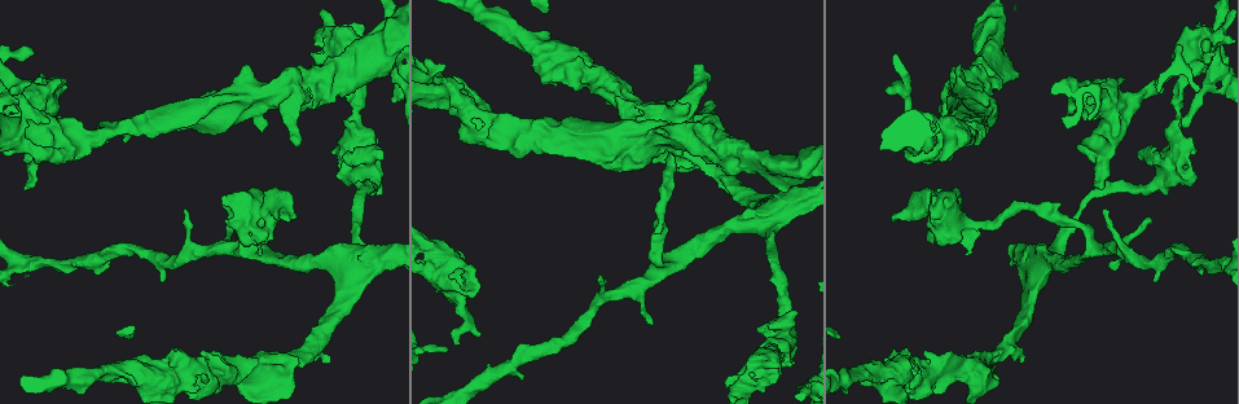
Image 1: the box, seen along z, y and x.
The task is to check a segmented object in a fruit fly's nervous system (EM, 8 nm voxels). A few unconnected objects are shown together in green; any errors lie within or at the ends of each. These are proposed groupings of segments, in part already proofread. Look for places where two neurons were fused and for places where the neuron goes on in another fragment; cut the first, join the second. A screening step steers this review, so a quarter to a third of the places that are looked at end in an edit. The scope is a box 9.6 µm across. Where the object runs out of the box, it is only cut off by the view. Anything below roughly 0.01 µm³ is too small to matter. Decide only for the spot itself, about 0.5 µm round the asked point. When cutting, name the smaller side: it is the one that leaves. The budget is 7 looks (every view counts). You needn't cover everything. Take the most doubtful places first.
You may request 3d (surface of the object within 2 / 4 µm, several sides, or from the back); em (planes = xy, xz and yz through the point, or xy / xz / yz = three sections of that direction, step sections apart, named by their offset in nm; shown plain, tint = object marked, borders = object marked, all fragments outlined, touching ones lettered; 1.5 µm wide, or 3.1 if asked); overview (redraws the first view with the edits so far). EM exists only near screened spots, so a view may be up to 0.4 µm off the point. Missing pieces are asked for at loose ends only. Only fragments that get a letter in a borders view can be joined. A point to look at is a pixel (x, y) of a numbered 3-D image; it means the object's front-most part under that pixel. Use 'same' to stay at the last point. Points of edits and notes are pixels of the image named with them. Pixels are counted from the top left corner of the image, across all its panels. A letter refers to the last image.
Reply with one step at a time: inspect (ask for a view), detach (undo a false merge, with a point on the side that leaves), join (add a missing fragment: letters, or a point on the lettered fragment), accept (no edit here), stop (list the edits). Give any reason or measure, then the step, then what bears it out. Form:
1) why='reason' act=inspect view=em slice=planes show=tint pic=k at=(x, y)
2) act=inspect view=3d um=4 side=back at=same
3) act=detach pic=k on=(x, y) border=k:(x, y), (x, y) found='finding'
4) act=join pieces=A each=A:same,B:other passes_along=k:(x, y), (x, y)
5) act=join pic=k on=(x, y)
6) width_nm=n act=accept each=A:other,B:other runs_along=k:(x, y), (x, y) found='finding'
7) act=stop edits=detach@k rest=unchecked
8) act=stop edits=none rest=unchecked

why='branch stops here' act=inspect view=em slice=xy step=8 show=borders pic=1 at=(298, 144)

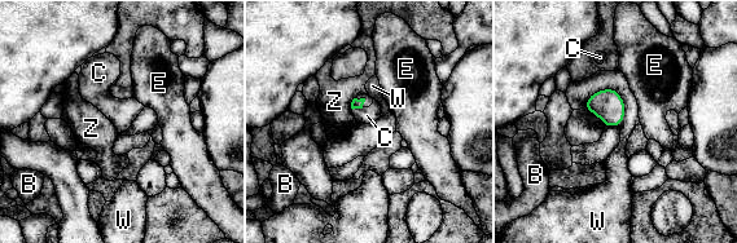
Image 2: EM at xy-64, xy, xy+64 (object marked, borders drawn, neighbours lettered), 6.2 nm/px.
width_nm=190 act=join pic=2 on=(367, 115) each=B:other,C:same,E:other,W:other,Z:other passes_along=2:(356, 104), (358, 107), (367, 115) found='the neuron continues'

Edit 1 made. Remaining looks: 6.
why='branch stops here' act=inspect view=em slice=planes show=borders pic=1 at=(775, 370)

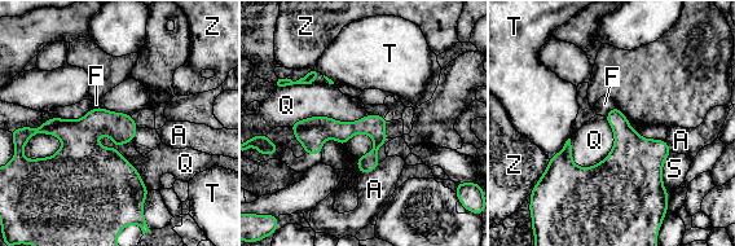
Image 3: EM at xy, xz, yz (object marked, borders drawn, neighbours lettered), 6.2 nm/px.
act=accept each=A:other,F:other,Q:other,S:other,T:other,Z:other runs_along=3:(295, 127), (372, 128), (383, 137) found='none of them fits'

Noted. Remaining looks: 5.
why='thick end' act=inspect view=3d um=4 pic=1 at=(658, 133)

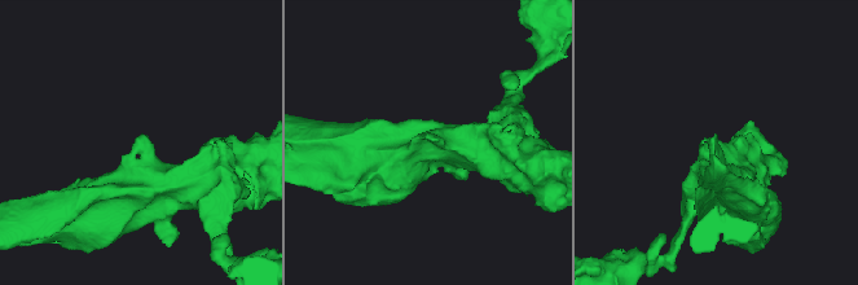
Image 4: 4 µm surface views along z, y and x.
act=inspect view=em slice=xz step=4 show=borders pic=4 at=(716, 135)

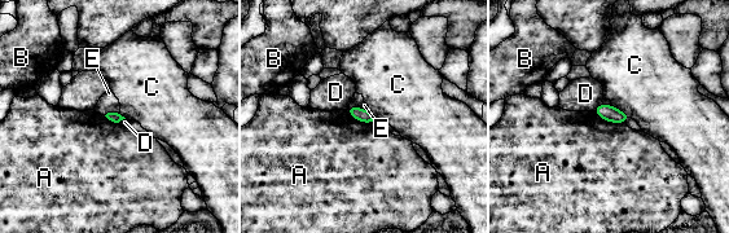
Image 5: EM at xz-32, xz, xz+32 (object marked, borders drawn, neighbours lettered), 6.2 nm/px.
act=accept each=A:other,B:other,C:other,D:other,E:other border=5:(602, 102), (592, 110) found='no lettered fragment goes on from it'

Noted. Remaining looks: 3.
act=stop edits=join@2 rest=unchecked

